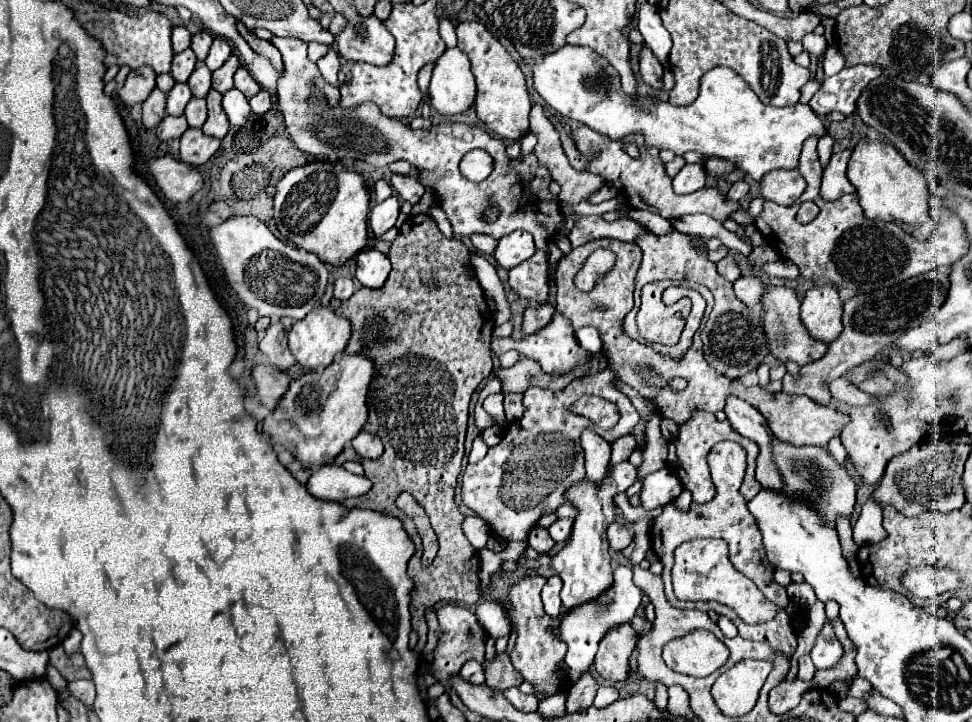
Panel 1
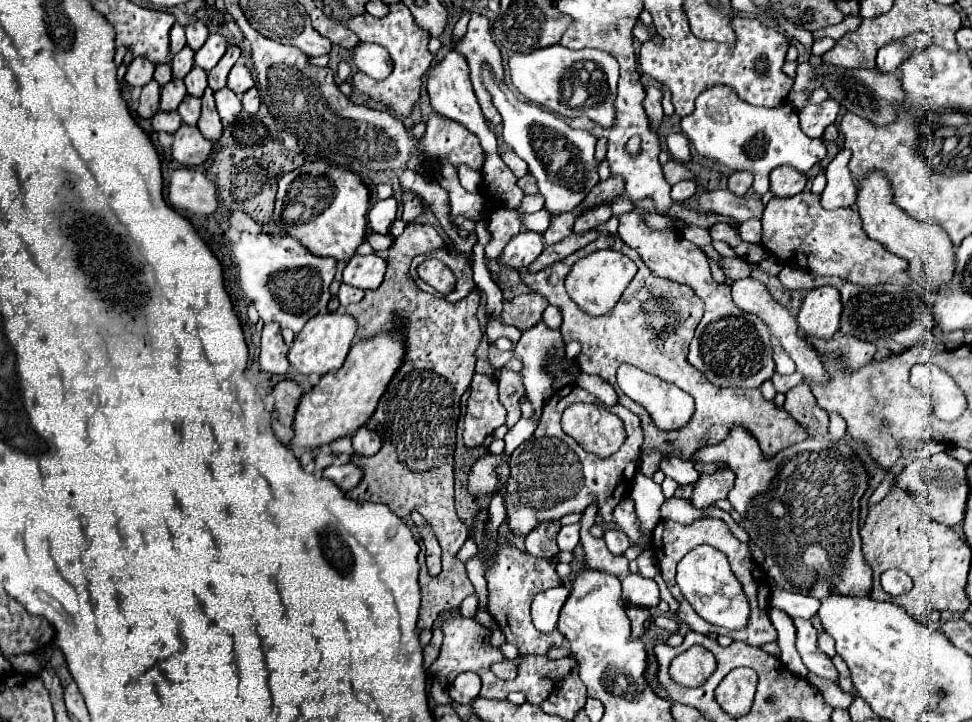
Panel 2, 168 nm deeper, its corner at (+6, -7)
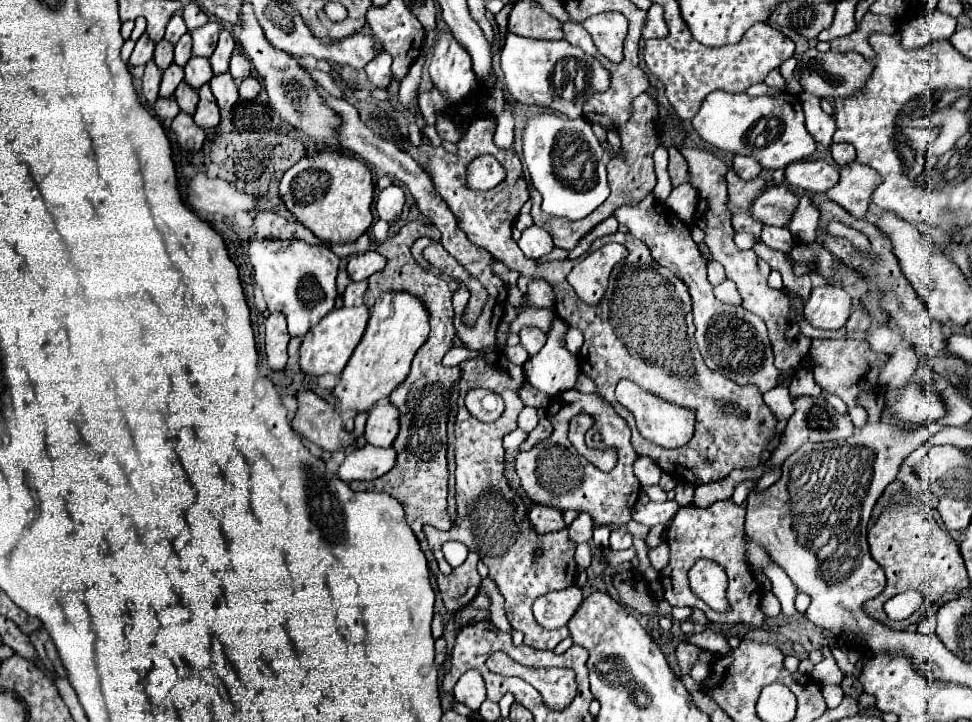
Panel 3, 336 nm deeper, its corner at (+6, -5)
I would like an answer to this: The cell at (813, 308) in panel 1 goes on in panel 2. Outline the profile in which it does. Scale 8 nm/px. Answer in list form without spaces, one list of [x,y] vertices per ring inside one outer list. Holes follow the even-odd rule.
[[[831,286],[811,290],[799,310],[797,324],[807,336],[815,338],[833,338],[839,330],[841,318],[841,298],[839,292]]]

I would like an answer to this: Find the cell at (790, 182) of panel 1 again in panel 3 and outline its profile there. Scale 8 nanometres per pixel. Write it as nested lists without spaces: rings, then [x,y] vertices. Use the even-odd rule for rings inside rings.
[[[801,160],[785,168],[785,180],[807,192],[827,192],[839,182],[839,166],[825,160]]]

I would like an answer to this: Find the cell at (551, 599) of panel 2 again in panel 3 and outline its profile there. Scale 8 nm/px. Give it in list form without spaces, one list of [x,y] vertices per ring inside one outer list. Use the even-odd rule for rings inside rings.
[[[577,586],[559,592],[549,592],[535,600],[533,616],[547,630],[561,628],[567,626],[567,622],[571,620],[571,616],[575,614],[581,602],[583,602],[583,594],[581,588]]]

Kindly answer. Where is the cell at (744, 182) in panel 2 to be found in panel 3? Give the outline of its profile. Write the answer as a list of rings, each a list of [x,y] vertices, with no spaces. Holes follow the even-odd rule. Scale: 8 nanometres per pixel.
[[[739,154],[733,156],[733,168],[743,180],[751,180],[759,176],[759,172],[763,170],[761,164],[753,156],[739,156]]]

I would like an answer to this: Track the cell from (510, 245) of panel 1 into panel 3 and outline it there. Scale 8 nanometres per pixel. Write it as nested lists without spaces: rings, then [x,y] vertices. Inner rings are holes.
[[[531,226],[531,228],[523,230],[523,236],[517,244],[523,250],[523,254],[533,260],[537,260],[553,250],[553,240],[551,240],[549,232],[545,232],[539,226]]]

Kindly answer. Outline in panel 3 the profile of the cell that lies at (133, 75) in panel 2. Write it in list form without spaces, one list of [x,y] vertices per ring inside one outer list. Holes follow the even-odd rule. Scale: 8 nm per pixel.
[[[143,32],[141,38],[137,40],[135,48],[133,48],[133,54],[131,54],[131,58],[129,58],[129,64],[133,64],[133,66],[137,66],[137,64],[147,64],[147,60],[153,58],[153,46],[155,46],[155,44],[151,44],[151,38]]]

